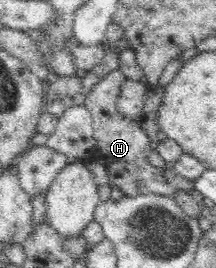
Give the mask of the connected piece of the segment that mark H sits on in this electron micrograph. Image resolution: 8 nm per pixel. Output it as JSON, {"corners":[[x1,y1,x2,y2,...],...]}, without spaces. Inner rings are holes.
{"corners":[[113,69,103,81,100,81,88,94,84,107,91,113,93,119,94,148,88,152,88,161,102,164,106,170,106,184,111,189,116,187,122,192,122,197,152,194,175,199,178,192,191,195,195,189,195,181,183,178,174,169,152,166,148,162,148,154,152,146,146,132,142,130,139,121,126,120,116,110,116,101,121,93,121,86,127,78,119,69]]}

